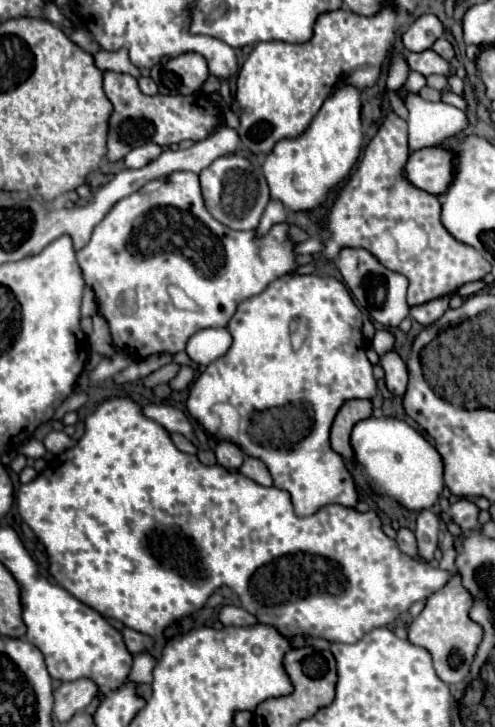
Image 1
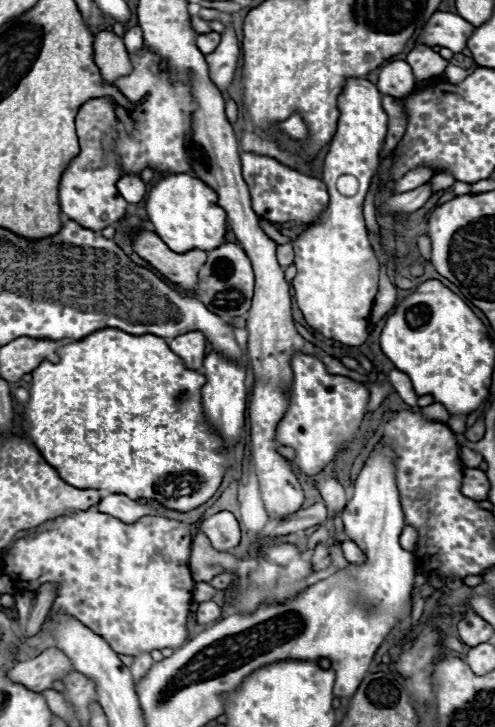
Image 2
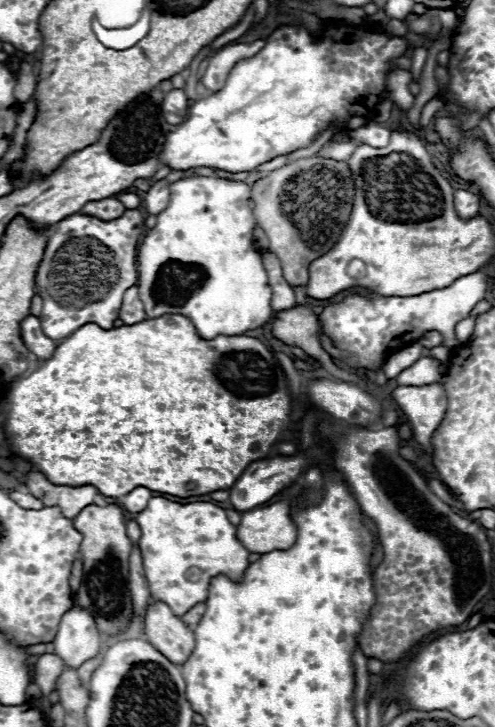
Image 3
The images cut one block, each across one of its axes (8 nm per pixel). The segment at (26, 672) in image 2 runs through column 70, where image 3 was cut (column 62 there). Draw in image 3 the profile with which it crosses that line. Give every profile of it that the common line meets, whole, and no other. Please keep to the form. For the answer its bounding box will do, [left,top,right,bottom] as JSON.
[34,654,64,696]

